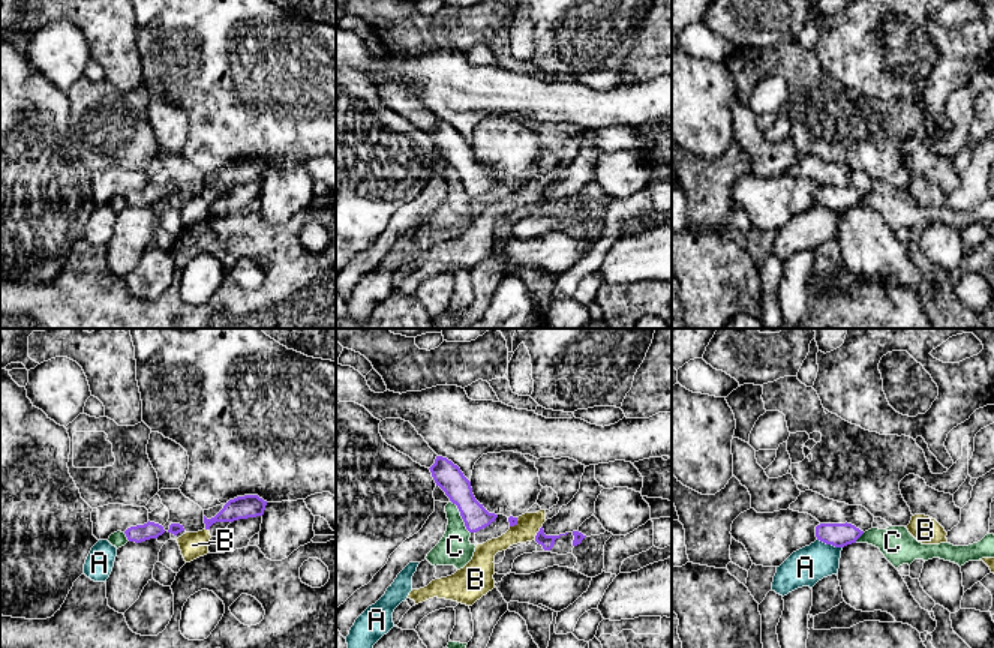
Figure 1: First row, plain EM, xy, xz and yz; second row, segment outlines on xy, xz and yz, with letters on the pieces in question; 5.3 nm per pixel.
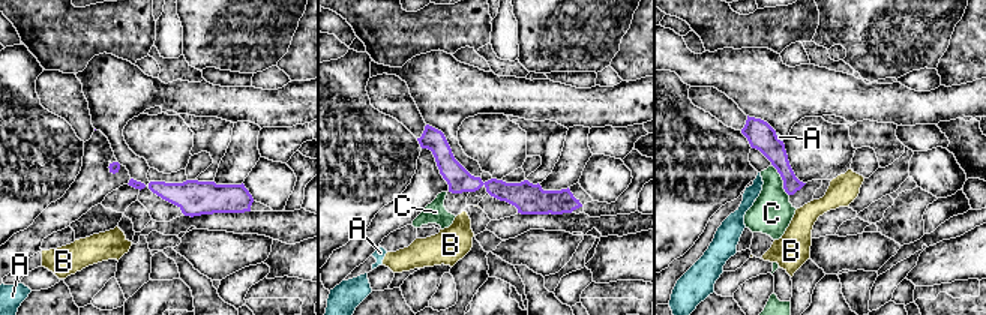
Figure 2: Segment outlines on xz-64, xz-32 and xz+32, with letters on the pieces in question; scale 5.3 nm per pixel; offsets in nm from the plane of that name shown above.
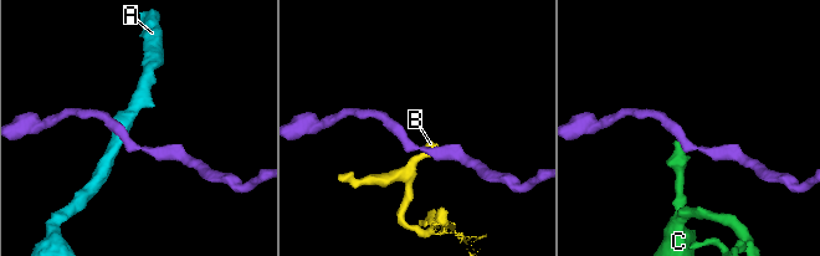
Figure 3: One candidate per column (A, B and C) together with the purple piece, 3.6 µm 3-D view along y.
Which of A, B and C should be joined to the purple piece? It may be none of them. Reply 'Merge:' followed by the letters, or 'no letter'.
Merge: no letter

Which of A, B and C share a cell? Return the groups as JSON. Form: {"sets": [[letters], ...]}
{"sets": [["A"], ["B"], ["C"]]}

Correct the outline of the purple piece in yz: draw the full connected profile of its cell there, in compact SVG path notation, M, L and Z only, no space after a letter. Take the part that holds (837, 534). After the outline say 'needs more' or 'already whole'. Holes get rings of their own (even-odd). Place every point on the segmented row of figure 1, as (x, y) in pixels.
M820 524L816 526L817 540L832 544L835 548L844 548L847 544L856 543L856 540L864 534L859 528L852 524Z | already whole

